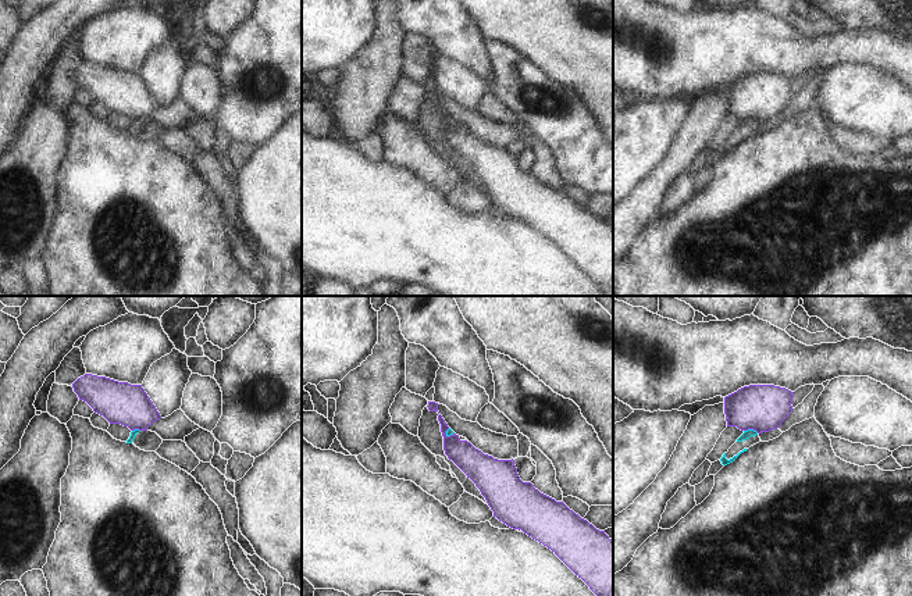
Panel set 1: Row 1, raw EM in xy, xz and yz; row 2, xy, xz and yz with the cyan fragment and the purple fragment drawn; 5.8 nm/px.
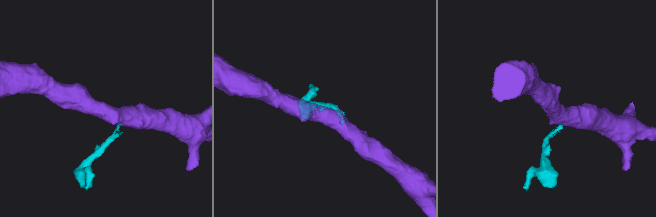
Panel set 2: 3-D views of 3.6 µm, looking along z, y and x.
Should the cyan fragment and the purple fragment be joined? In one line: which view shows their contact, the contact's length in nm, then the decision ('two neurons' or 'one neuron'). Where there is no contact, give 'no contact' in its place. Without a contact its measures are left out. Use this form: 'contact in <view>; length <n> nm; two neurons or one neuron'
contact in yz; length 90 nm; two neurons

